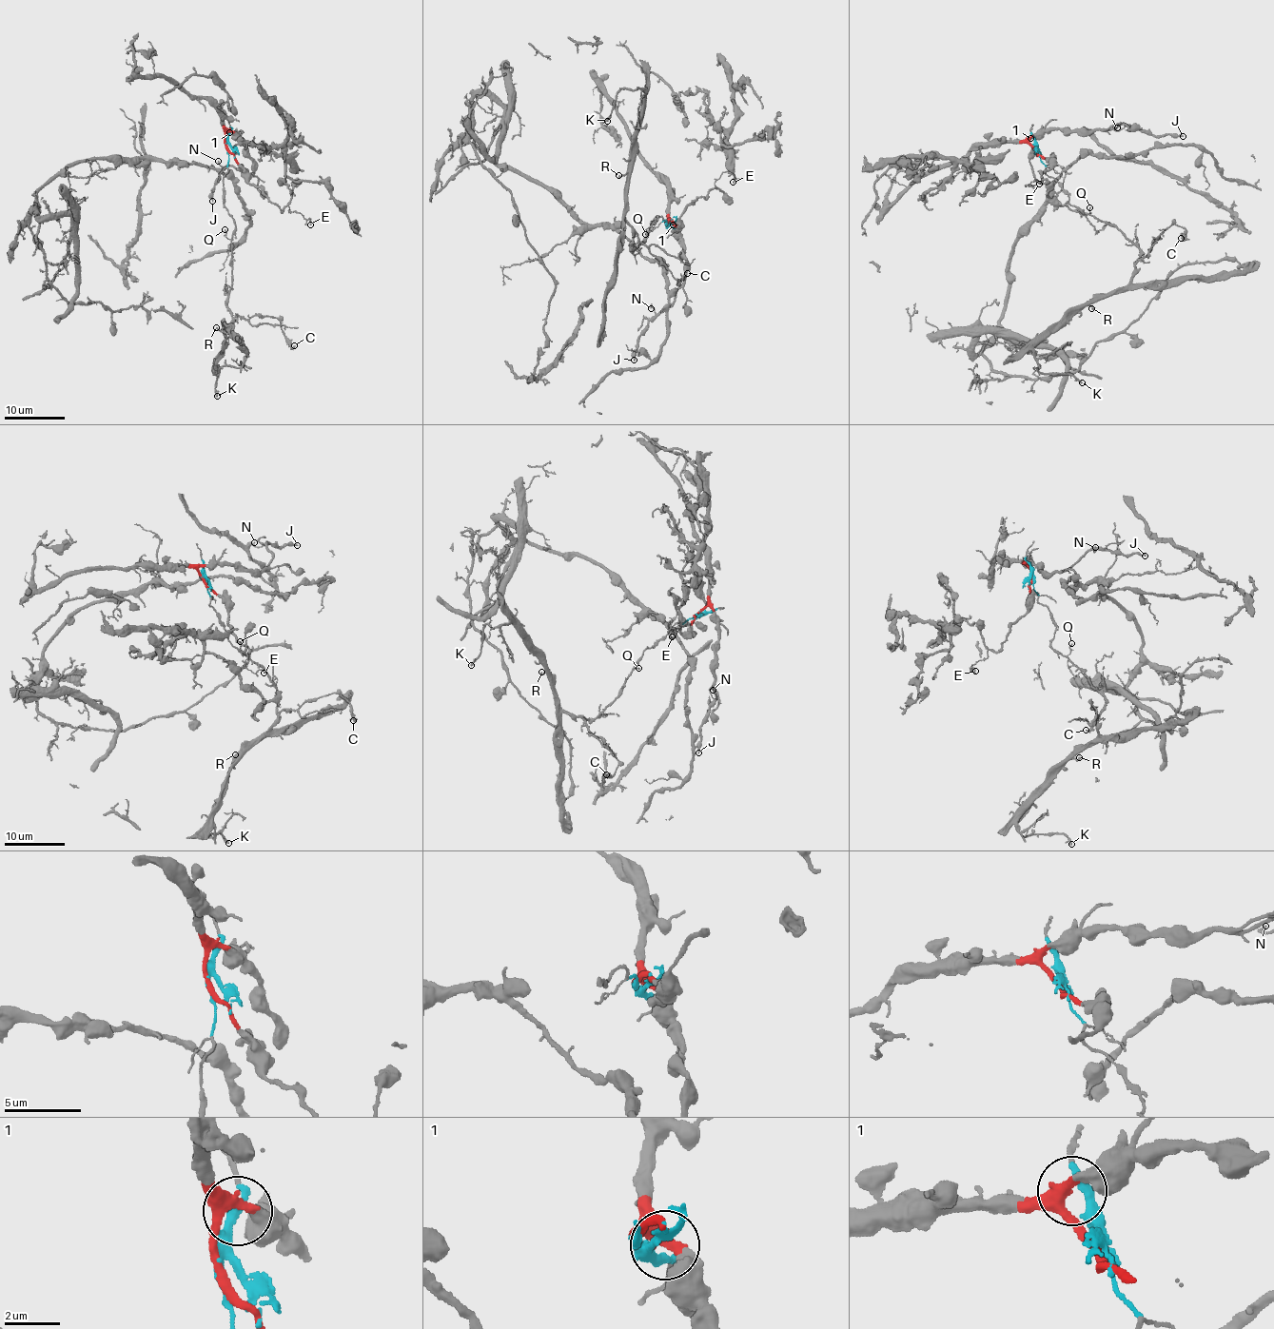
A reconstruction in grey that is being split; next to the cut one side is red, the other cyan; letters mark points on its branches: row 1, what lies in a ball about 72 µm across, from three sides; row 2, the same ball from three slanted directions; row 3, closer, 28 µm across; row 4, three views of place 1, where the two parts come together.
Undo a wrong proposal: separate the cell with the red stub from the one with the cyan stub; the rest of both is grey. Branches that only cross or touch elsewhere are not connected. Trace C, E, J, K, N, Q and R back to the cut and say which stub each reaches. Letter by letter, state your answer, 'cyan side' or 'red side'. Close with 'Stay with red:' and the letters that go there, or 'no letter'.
C: cyan side
E: red side
J: red side
K: cyan side
N: red side
Q: cyan side
R: cyan side
Stay with red: E, J, N

